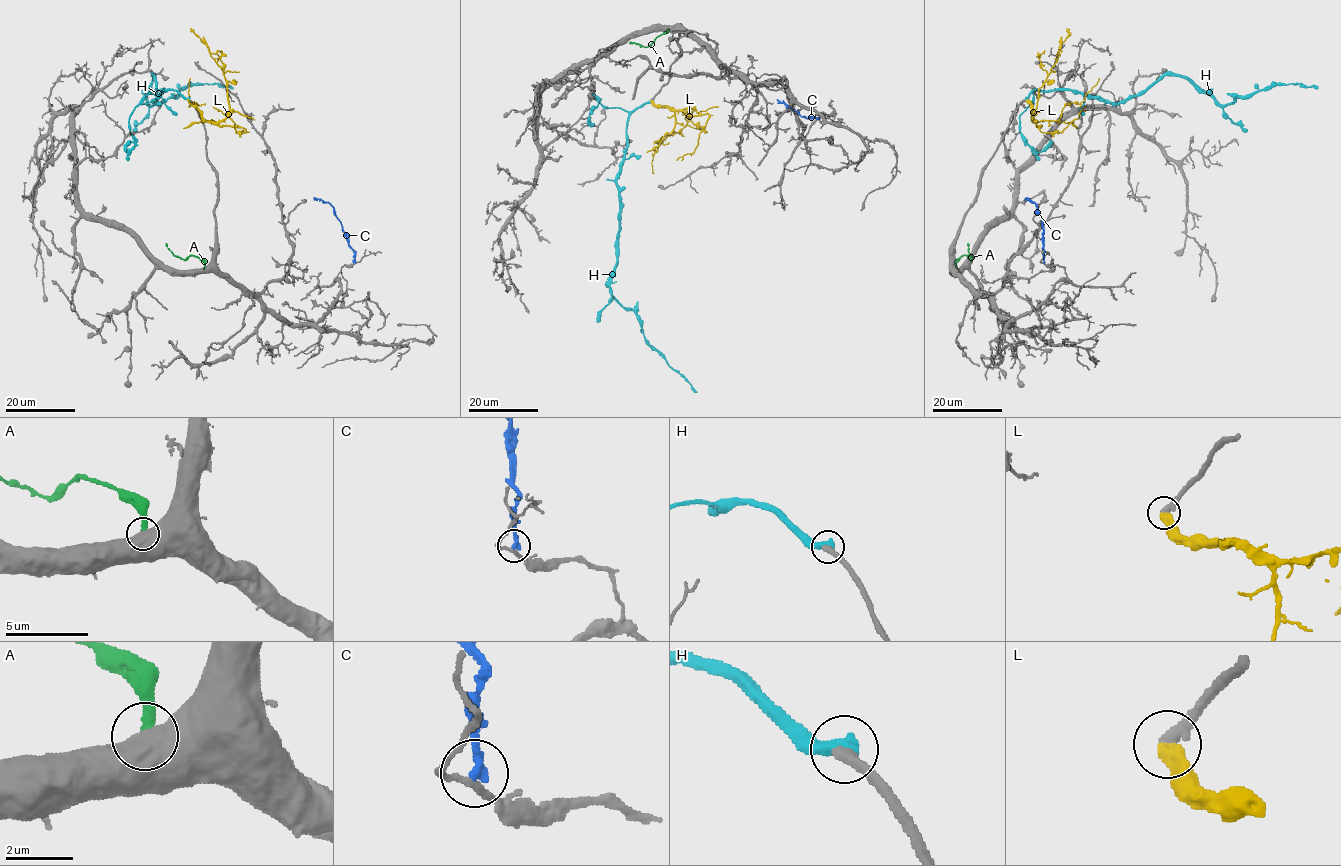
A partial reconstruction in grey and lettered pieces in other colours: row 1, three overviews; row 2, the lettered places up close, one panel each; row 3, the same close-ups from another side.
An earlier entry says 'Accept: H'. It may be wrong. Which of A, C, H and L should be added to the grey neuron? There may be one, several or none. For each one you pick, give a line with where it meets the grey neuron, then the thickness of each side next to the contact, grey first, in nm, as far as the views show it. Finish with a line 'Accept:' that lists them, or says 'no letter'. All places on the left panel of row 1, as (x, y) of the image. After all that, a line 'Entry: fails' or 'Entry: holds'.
H: contact (188, 99); calibres 380 and 550 nm
Accept: H
Entry: holds

